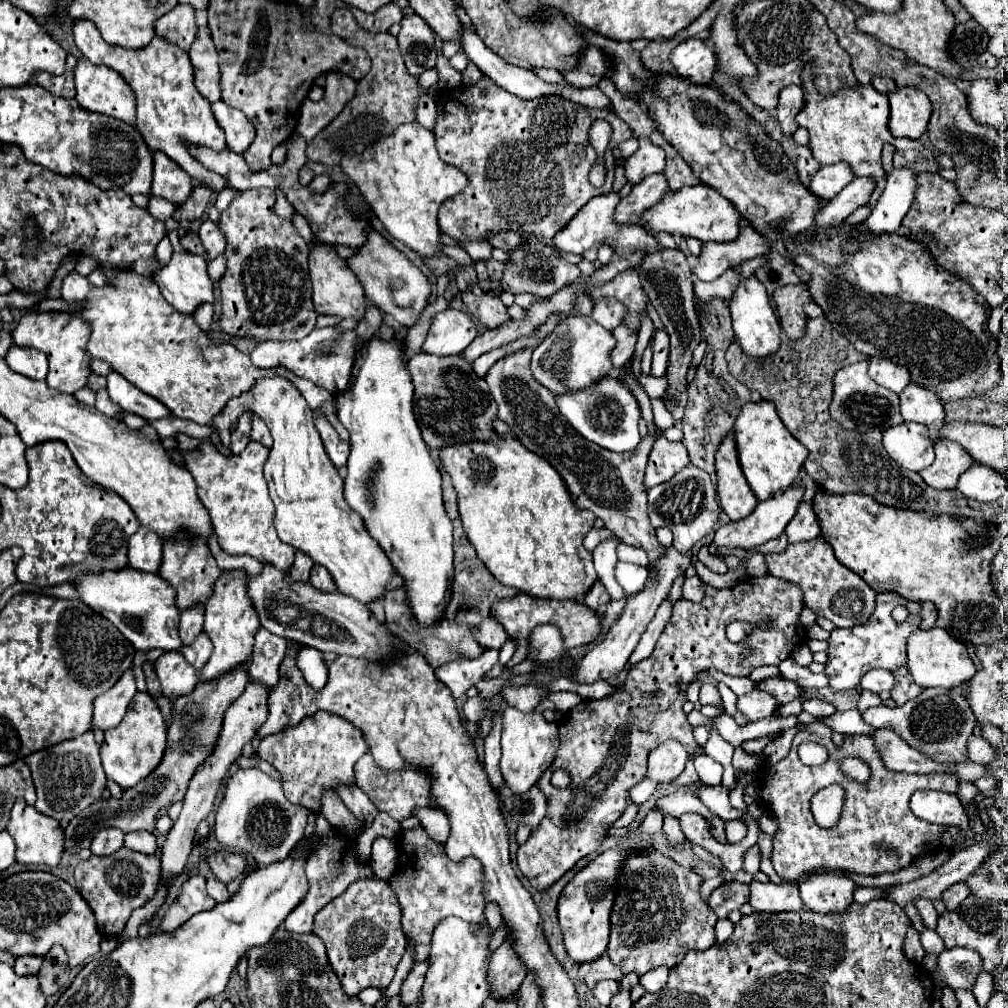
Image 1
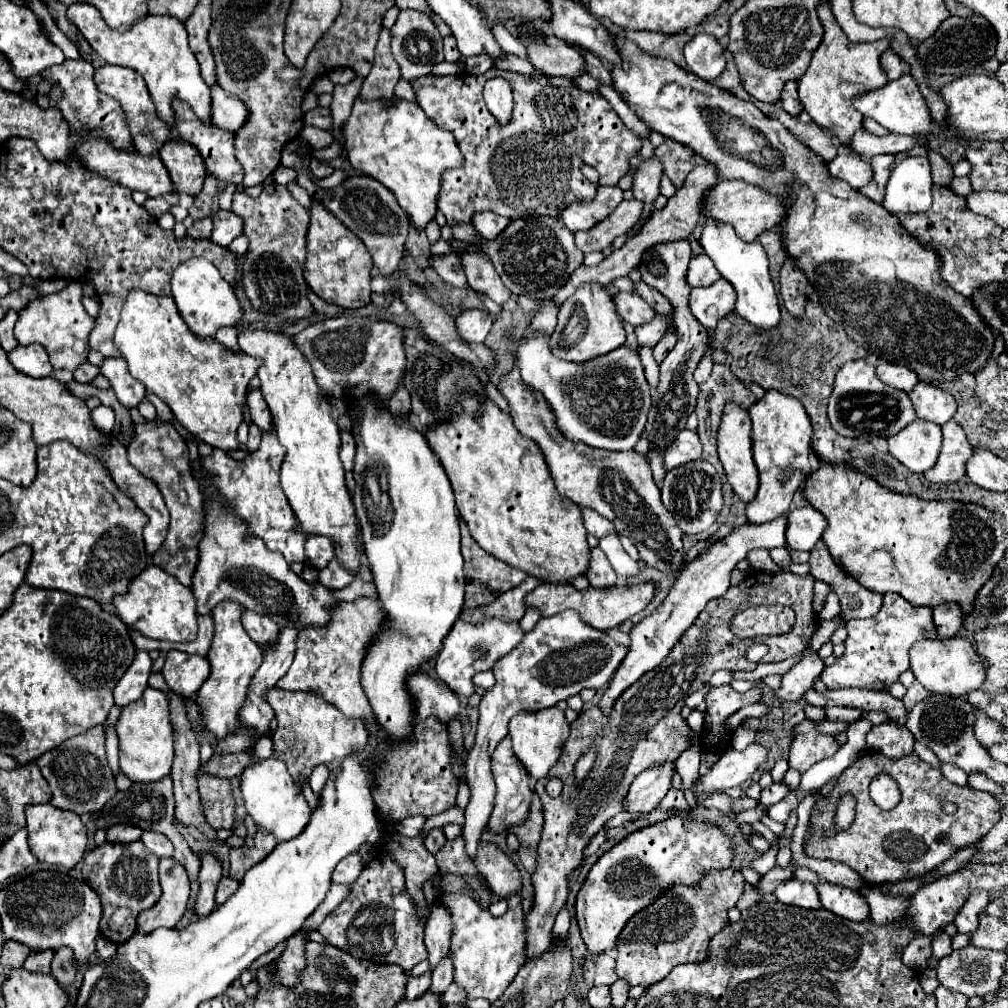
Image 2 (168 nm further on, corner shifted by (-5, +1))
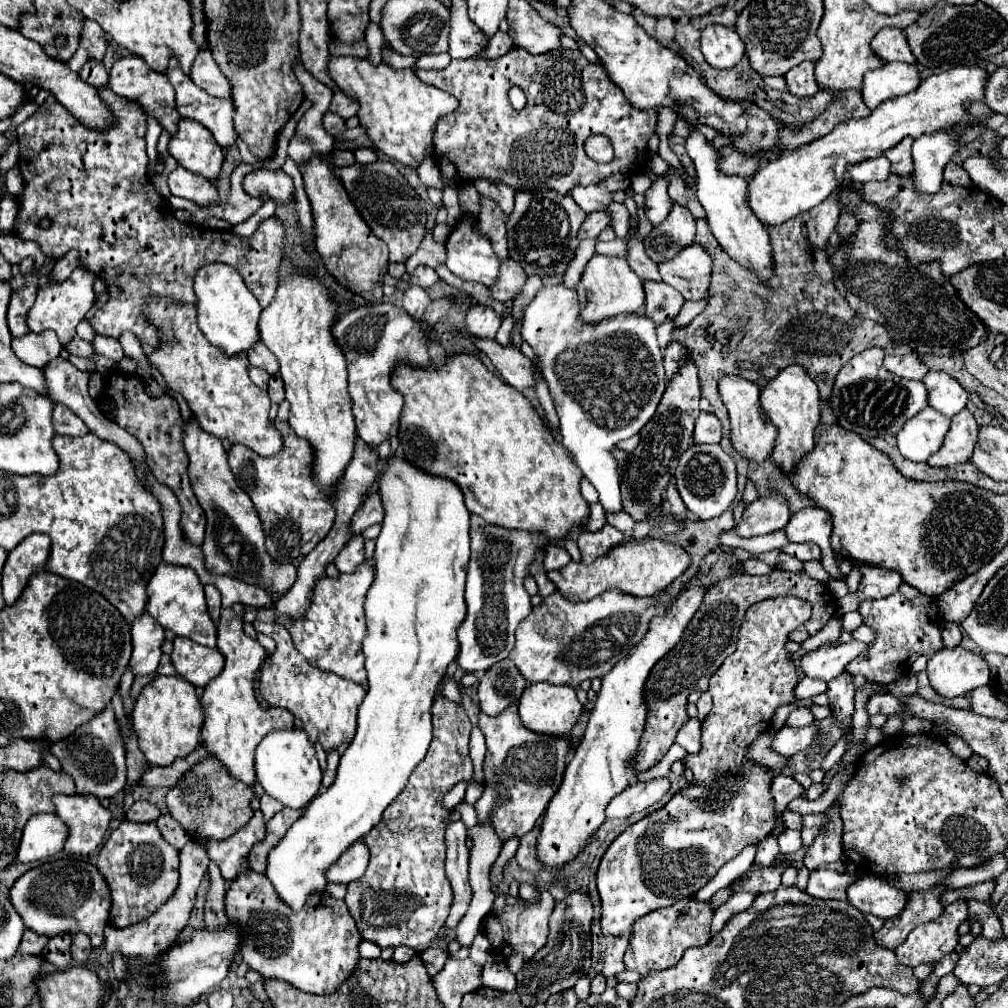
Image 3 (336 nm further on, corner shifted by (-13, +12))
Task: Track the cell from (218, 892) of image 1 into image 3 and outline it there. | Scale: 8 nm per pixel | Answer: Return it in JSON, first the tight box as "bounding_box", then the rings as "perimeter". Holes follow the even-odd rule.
{"bounding_box":[225,871,363,993],"perimeter":[[[247,871],[243,875],[239,875],[227,895],[225,895],[225,911],[229,921],[237,927],[239,931],[239,953],[243,957],[243,961],[261,973],[263,979],[281,979],[293,987],[297,987],[299,991],[305,993],[333,993],[337,991],[337,987],[347,981],[355,969],[359,967],[359,943],[363,941],[355,919],[351,917],[347,905],[343,899],[335,899],[329,893],[311,895],[307,899],[307,903],[303,905],[301,911],[293,911],[287,903],[283,903],[279,899],[279,895],[275,893],[271,881],[265,875],[259,875],[255,871]]]}

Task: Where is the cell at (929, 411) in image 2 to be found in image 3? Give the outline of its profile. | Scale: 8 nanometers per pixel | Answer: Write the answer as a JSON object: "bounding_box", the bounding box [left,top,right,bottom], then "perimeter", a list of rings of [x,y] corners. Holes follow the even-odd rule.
{"bounding_box":[923,371,967,417],"perimeter":[[[929,371],[923,377],[923,383],[927,387],[927,403],[945,417],[953,417],[965,409],[967,391],[951,375]]]}

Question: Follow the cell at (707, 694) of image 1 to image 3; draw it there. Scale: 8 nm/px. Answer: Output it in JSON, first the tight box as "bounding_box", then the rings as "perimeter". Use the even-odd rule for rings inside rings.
{"bounding_box":[597,597,811,937],"perimeter":[[[773,597],[773,599],[765,599],[765,601],[759,601],[759,603],[755,603],[755,605],[749,607],[749,611],[747,611],[747,615],[745,615],[745,619],[743,619],[743,623],[741,623],[739,643],[737,643],[735,653],[729,655],[729,657],[723,661],[723,665],[711,675],[709,693],[711,693],[711,697],[713,697],[713,709],[711,709],[711,713],[707,715],[707,719],[703,721],[703,727],[701,727],[701,731],[703,731],[703,735],[701,735],[701,751],[699,751],[699,753],[687,753],[687,757],[685,757],[685,761],[683,761],[685,767],[689,767],[689,769],[693,771],[693,783],[687,785],[685,789],[677,791],[665,807],[661,807],[661,809],[649,813],[649,815],[643,817],[641,821],[637,821],[637,823],[633,823],[631,827],[627,827],[627,829],[609,845],[607,853],[603,855],[603,859],[601,859],[601,863],[599,863],[599,871],[597,871],[597,889],[599,889],[599,895],[601,895],[601,909],[603,909],[603,911],[601,911],[601,929],[603,929],[603,935],[631,937],[631,933],[633,933],[633,923],[635,923],[637,919],[641,919],[643,915],[647,915],[647,913],[651,913],[651,911],[657,911],[657,909],[661,909],[661,907],[669,907],[669,905],[673,905],[673,903],[677,903],[677,901],[681,901],[681,899],[691,899],[691,895],[695,895],[701,887],[705,887],[705,885],[709,883],[709,879],[713,879],[713,877],[717,875],[717,871],[719,871],[727,861],[731,861],[733,857],[737,857],[737,855],[743,851],[743,847],[747,847],[747,845],[757,845],[761,839],[765,839],[767,835],[771,835],[773,829],[775,829],[777,825],[783,825],[781,813],[775,811],[775,799],[773,799],[773,795],[771,795],[771,783],[773,783],[773,773],[771,773],[771,769],[769,769],[769,767],[763,767],[763,765],[757,765],[757,763],[753,763],[753,761],[749,761],[745,755],[747,755],[749,745],[751,745],[759,735],[763,735],[763,733],[769,729],[775,711],[777,711],[779,707],[783,707],[783,705],[789,705],[789,703],[795,703],[795,701],[797,701],[797,697],[795,697],[795,685],[799,683],[797,667],[795,667],[795,663],[791,661],[791,653],[785,649],[785,645],[787,645],[787,641],[789,641],[789,633],[791,633],[793,629],[797,629],[799,625],[803,625],[809,617],[811,617],[811,605],[809,605],[805,599],[799,599],[799,597]]]}

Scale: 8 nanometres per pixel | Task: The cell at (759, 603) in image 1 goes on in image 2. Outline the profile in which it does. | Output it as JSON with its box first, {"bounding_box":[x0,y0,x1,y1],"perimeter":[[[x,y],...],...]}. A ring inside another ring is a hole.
{"bounding_box":[525,574,817,960],"perimeter":[[[747,574],[745,586],[729,586],[729,590],[721,598],[711,600],[705,610],[699,612],[695,622],[687,628],[687,632],[683,632],[681,640],[675,644],[669,656],[657,668],[645,672],[615,700],[611,714],[603,714],[597,704],[579,712],[579,718],[571,724],[571,734],[563,746],[559,762],[551,768],[551,774],[547,774],[547,778],[541,778],[535,784],[535,792],[543,802],[545,824],[541,842],[537,846],[537,864],[531,874],[535,898],[531,910],[525,914],[527,960],[537,960],[551,946],[551,928],[557,912],[565,906],[569,876],[581,866],[583,850],[587,848],[591,838],[605,826],[609,818],[625,810],[623,802],[627,798],[627,790],[631,782],[639,776],[639,772],[653,764],[665,762],[667,758],[677,760],[681,752],[691,746],[701,748],[701,734],[691,734],[689,724],[681,718],[685,698],[699,690],[717,670],[755,670],[755,664],[745,660],[745,650],[753,642],[765,642],[769,646],[769,654],[763,658],[763,662],[781,662],[785,658],[801,654],[809,646],[817,626],[817,616],[811,608],[813,584],[815,578],[811,578],[811,574]],[[759,604],[789,606],[795,612],[795,624],[791,632],[783,636],[757,636],[753,640],[737,638],[729,628],[731,618],[745,608]],[[589,750],[595,750],[597,758],[583,784],[577,784],[575,764],[579,756],[587,754]],[[555,776],[563,780],[563,792],[559,794],[559,798],[551,798],[545,792],[547,780]]]}

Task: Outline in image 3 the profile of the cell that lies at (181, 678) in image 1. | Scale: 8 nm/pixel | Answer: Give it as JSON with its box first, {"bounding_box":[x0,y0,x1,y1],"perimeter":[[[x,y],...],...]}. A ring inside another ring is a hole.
{"bounding_box":[171,637,225,687],"perimeter":[[[175,637],[173,645],[175,649],[171,653],[171,663],[177,675],[187,679],[195,687],[205,687],[225,667],[225,659],[217,649],[191,643],[191,639],[183,637]]]}

